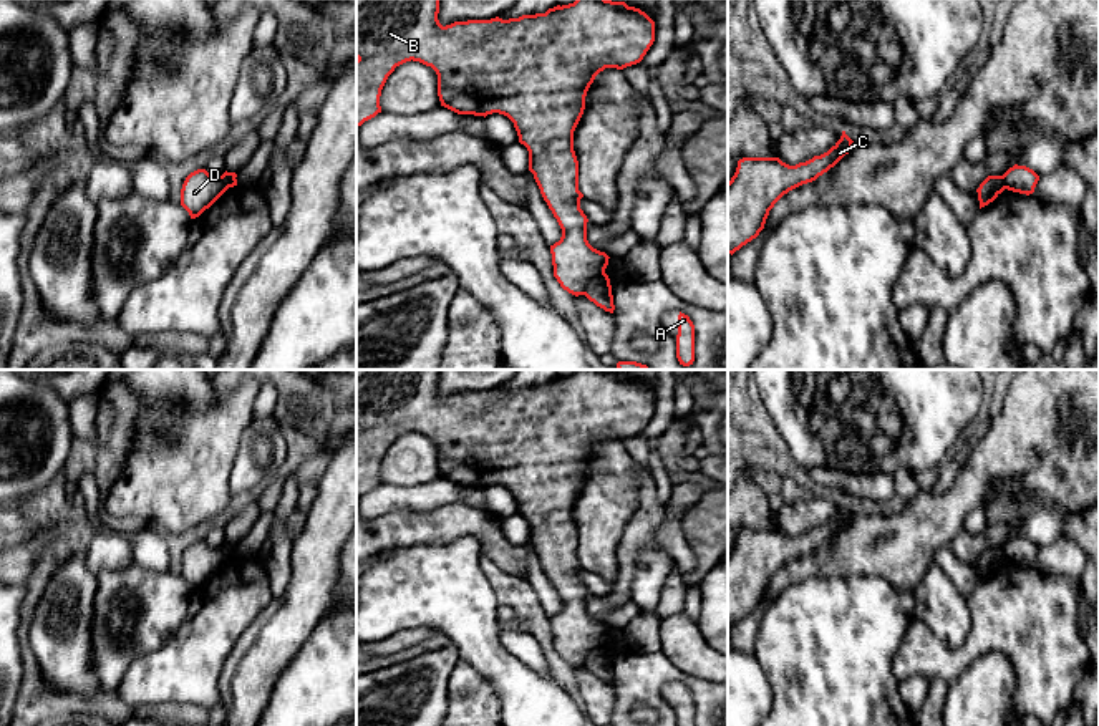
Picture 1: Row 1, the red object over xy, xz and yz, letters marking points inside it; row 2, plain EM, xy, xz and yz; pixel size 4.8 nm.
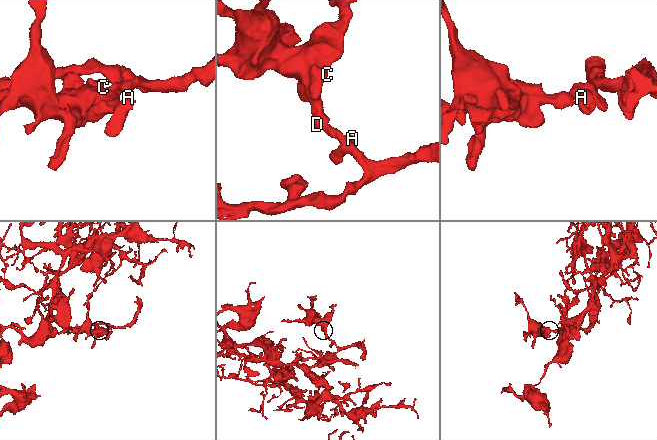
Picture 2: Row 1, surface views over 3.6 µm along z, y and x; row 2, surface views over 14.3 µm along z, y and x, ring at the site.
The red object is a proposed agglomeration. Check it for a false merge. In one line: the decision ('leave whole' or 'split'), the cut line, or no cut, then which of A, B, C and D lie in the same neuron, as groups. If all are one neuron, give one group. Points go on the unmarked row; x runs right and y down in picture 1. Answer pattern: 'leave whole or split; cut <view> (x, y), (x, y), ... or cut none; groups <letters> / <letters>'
split; cut xz (604, 643), (595, 647), (582, 665); groups A / B C D

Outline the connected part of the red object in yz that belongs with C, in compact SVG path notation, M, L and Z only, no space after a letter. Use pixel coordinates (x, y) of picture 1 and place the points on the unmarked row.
M842 502L840 511L824 525L806 534L789 537L779 529L743 529L728 554L728 625L734 625L764 600L769 582L789 562L816 552L834 539L852 519L852 511Z

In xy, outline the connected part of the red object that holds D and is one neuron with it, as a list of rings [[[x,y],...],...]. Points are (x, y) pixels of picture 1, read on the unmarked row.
[[[197,540],[182,555],[181,577],[189,583],[191,590],[196,590],[227,560],[222,547],[214,549],[206,540]]]

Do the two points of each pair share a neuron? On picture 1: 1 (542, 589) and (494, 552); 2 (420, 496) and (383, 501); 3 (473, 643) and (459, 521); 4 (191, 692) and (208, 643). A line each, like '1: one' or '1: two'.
1: two
2: one
3: two
4: one

